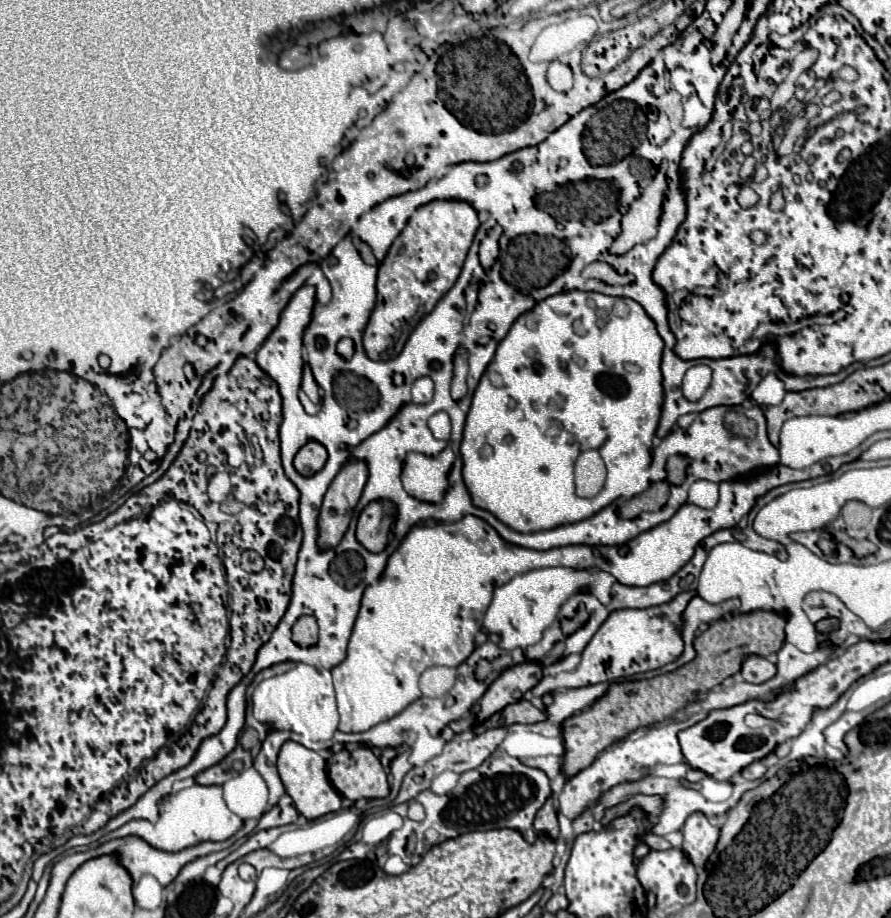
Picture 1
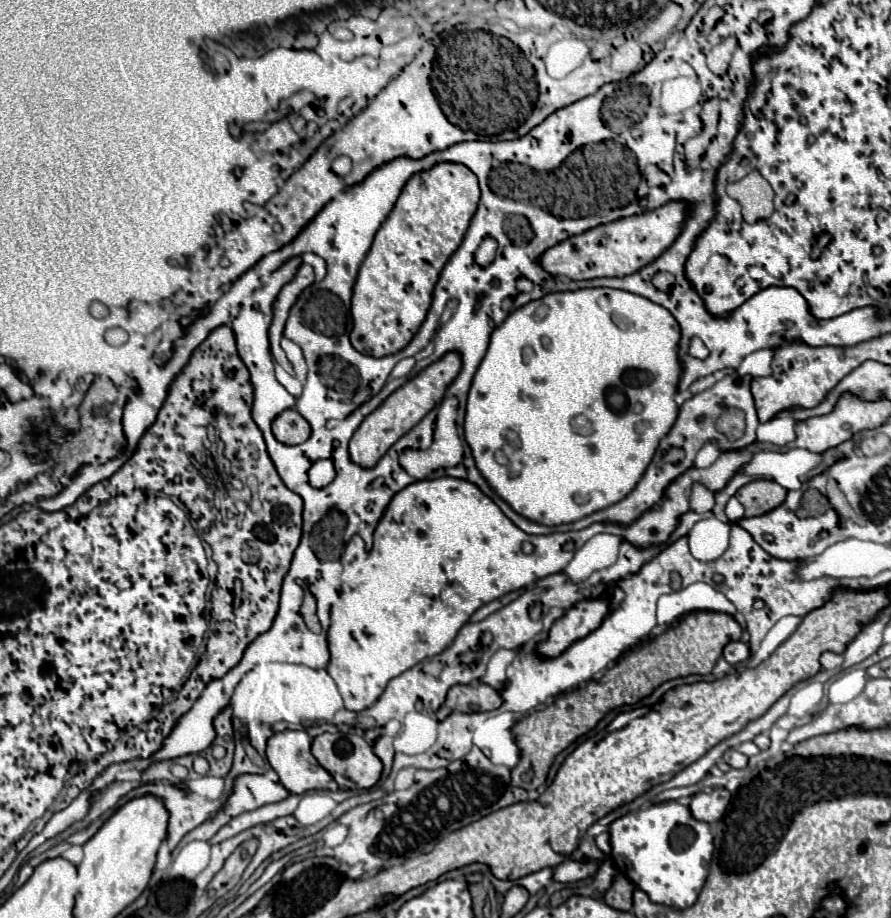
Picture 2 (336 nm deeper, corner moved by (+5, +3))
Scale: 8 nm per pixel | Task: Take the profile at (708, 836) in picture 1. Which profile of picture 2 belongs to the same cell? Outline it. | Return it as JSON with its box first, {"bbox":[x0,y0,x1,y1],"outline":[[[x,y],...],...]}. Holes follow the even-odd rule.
{"bbox":[690,787,730,823],"outline":[[[714,787],[710,793],[706,793],[706,791],[696,793],[692,797],[690,811],[696,819],[706,821],[706,823],[714,823],[724,815],[728,801],[730,801],[730,791],[726,787]]]}

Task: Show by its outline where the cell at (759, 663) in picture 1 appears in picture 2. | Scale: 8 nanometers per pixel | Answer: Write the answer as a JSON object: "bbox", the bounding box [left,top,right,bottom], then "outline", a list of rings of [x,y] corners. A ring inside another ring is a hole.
{"bbox":[724,641,750,665],"outline":[[[732,641],[724,647],[724,659],[730,663],[730,665],[736,665],[740,661],[746,661],[750,655],[750,649],[746,643],[742,641]]]}

